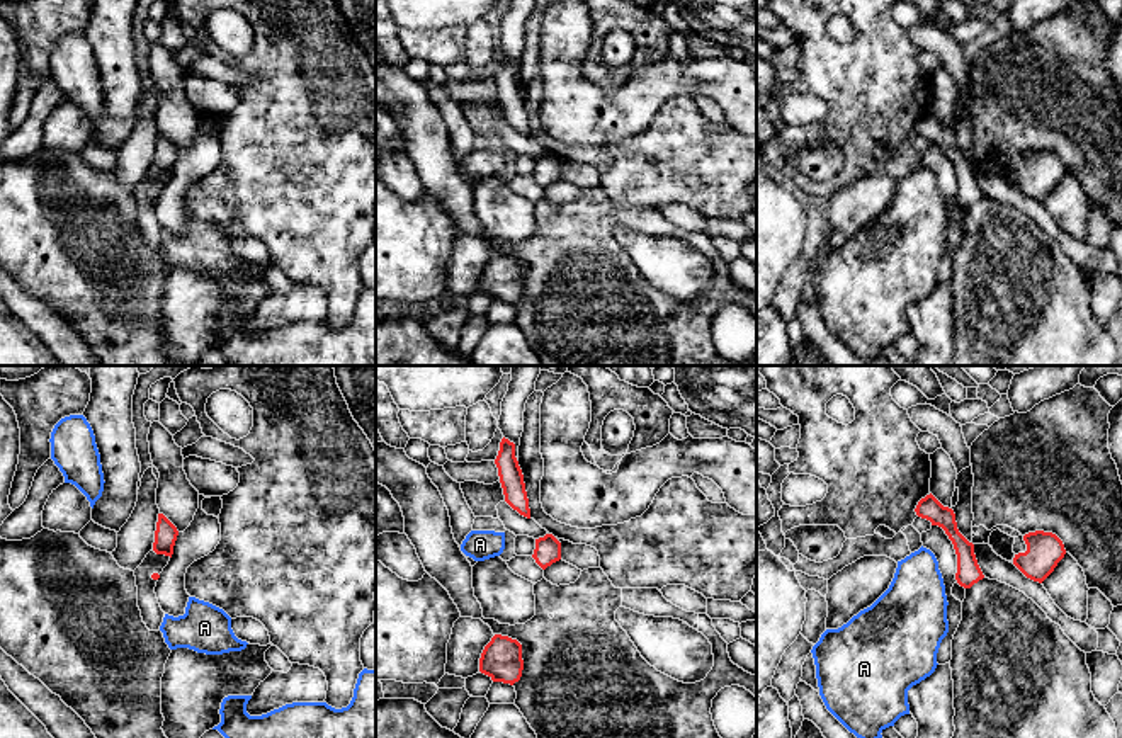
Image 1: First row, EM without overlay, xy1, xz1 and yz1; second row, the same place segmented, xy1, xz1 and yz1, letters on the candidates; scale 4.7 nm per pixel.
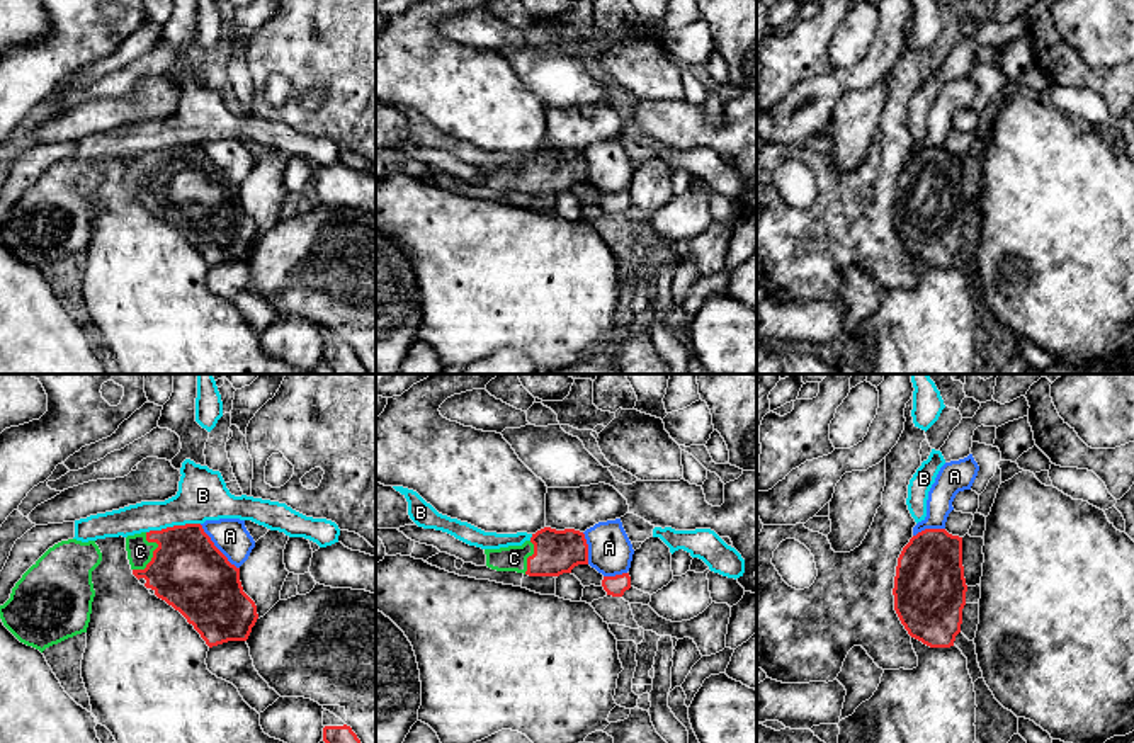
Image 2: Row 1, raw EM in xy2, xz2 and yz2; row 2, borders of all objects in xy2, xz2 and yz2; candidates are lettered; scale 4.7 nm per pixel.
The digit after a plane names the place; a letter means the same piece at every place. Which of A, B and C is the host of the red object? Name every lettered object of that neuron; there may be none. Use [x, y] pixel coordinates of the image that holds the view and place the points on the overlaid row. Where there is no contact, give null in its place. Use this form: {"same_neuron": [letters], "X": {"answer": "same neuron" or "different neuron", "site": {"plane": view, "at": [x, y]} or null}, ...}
{"same_neuron": ["C"], "A": {"answer": "different neuron", "site": {"plane": "xy2", "at": [216, 548]}}, "B": {"answer": "different neuron", "site": {"plane": "xy2", "at": [174, 526]}}, "C": {"answer": "same neuron", "site": {"plane": "xy2", "at": [153, 553]}}}

